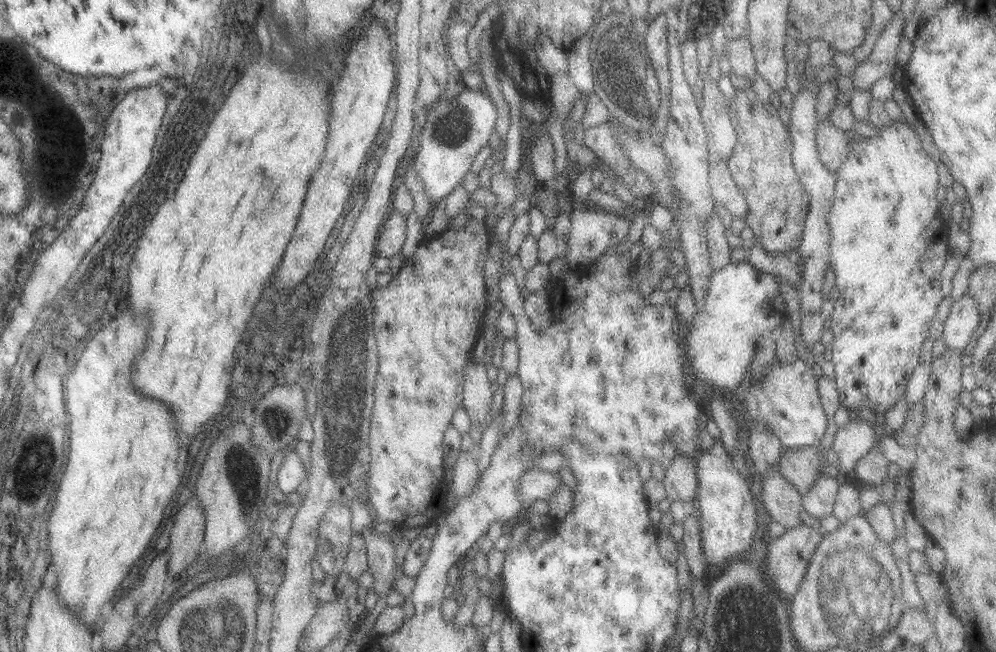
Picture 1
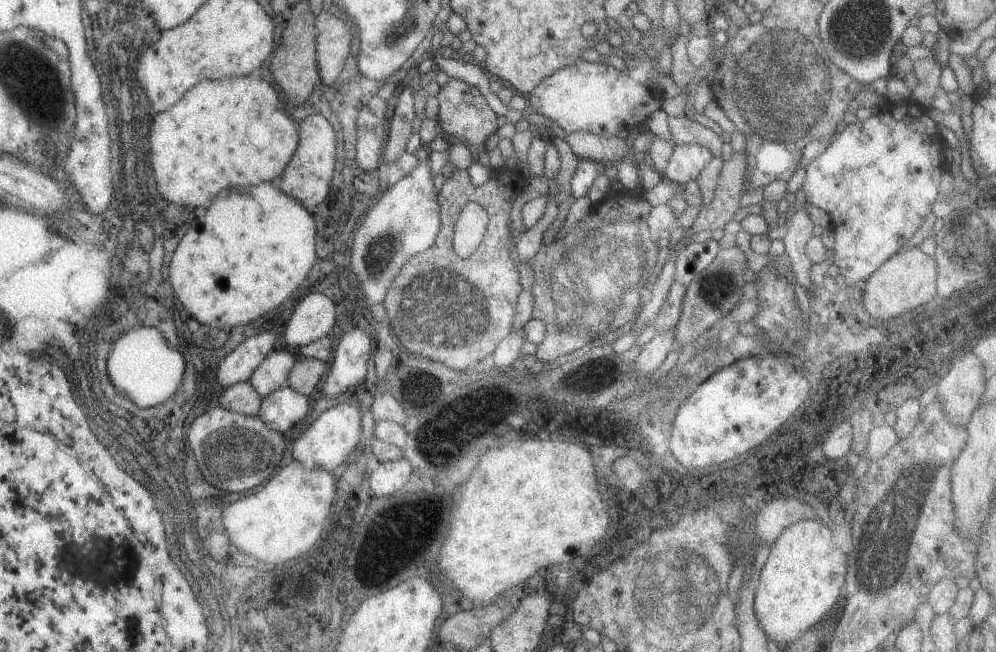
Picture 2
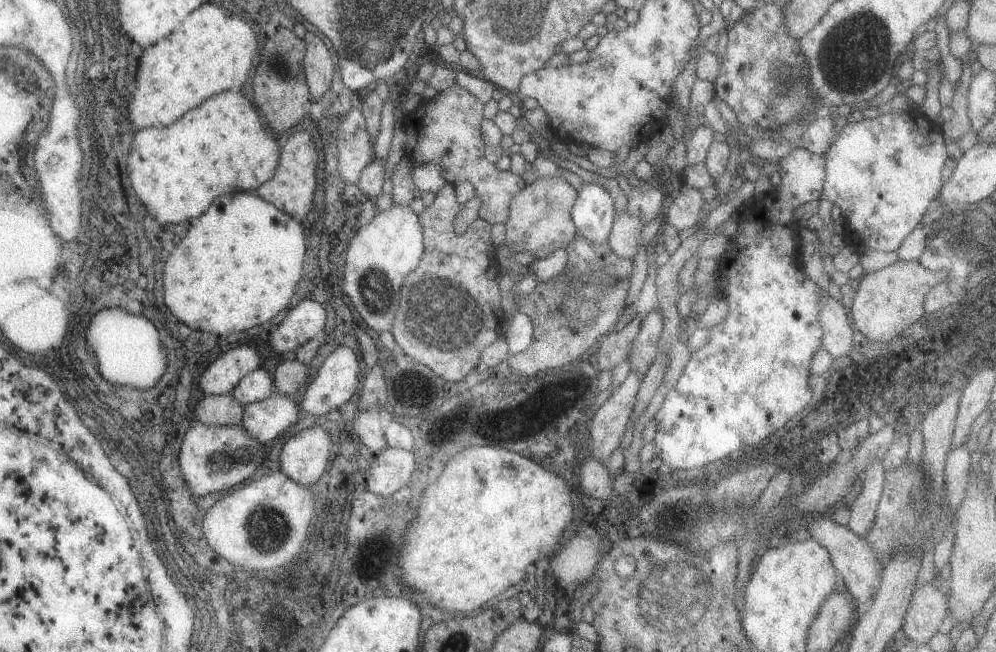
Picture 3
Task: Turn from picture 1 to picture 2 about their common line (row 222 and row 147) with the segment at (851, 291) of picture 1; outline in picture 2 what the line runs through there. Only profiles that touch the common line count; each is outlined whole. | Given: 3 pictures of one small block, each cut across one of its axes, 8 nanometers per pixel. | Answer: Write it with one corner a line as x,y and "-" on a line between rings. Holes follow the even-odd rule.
921,111
919,116
915,118
905,115
901,120
893,118
891,114
881,112
881,114
873,114
862,121
855,121
850,125
844,125
841,130
836,130
833,134
831,142
821,154
818,154
809,164
805,166
804,181
802,190
805,194
805,204
824,210
830,218
830,230
833,233
834,244
829,254
833,257
834,264
838,268
838,274
845,278
845,283
850,288
855,282
863,282
878,266
887,260
892,254
903,248
904,242
919,228
923,222
924,216
932,209
932,204
940,195
940,178
941,172
941,147
943,139
939,135
938,126
935,125
926,111

